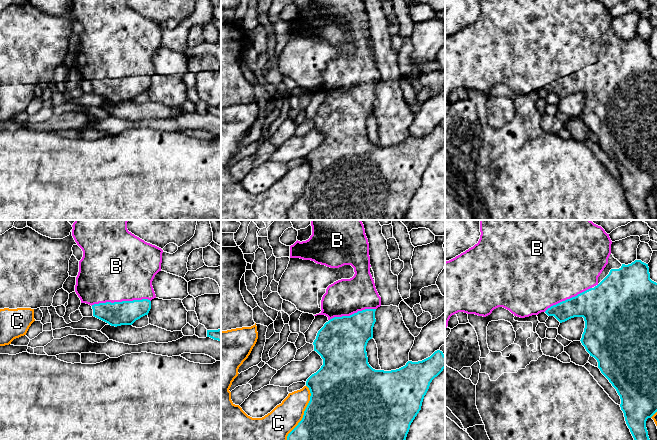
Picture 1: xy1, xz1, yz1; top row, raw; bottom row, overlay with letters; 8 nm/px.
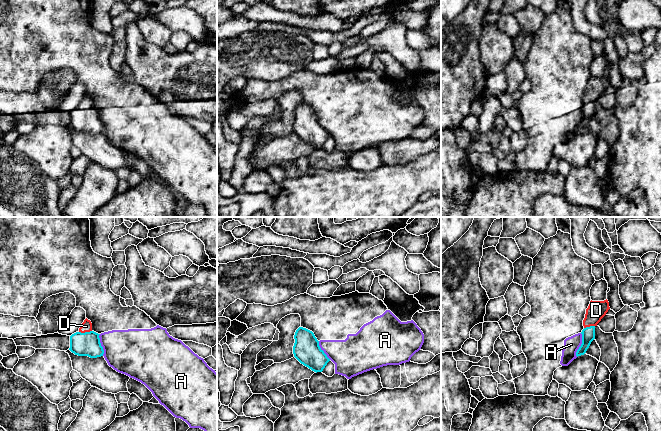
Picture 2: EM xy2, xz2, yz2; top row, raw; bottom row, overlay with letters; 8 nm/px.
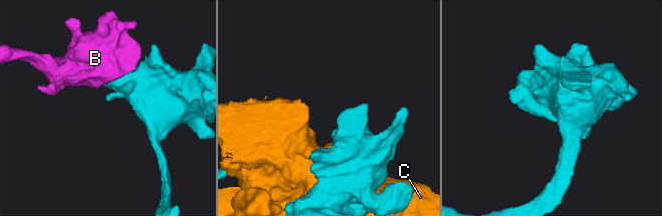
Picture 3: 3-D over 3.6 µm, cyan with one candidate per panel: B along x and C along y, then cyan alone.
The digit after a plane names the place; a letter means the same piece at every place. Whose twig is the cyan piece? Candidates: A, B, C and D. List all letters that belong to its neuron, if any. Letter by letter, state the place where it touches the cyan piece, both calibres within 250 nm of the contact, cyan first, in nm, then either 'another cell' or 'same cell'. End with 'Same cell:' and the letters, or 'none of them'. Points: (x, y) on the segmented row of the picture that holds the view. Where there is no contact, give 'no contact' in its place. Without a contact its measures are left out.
A: contact yz2 (581, 345); calibres 110 and 130 nm; another cell
B: contact xy1 (120, 302); calibres 190 and 480 nm; same cell
C: contact xz1 (304, 412); calibres 460 and 240 nm; another cell
D: contact xy2 (85, 332); calibres 190 and 90 nm; same cell
Same cell: B, D

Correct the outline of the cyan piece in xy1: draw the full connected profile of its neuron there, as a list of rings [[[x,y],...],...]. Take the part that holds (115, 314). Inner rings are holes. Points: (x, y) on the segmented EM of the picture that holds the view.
[[[75,220],[72,236],[83,251],[79,261],[75,292],[81,300],[92,306],[93,316],[111,326],[132,325],[136,320],[148,315],[151,300],[156,298],[152,281],[161,271],[163,250],[145,242],[127,229],[128,220]]]

